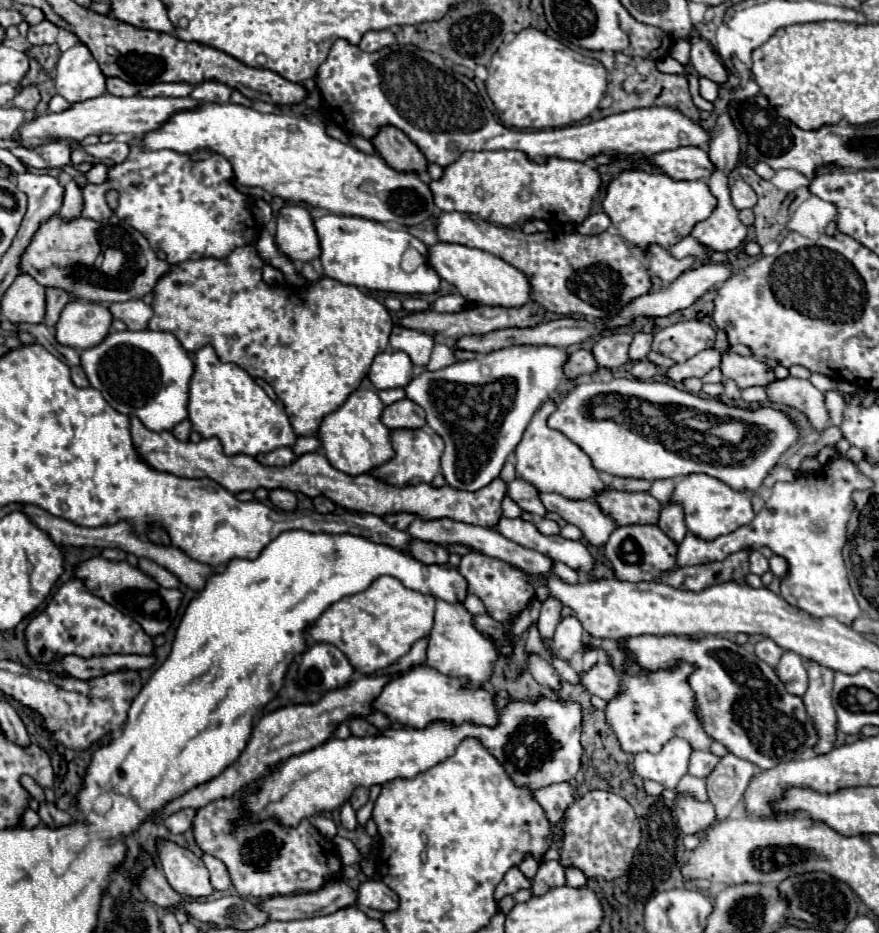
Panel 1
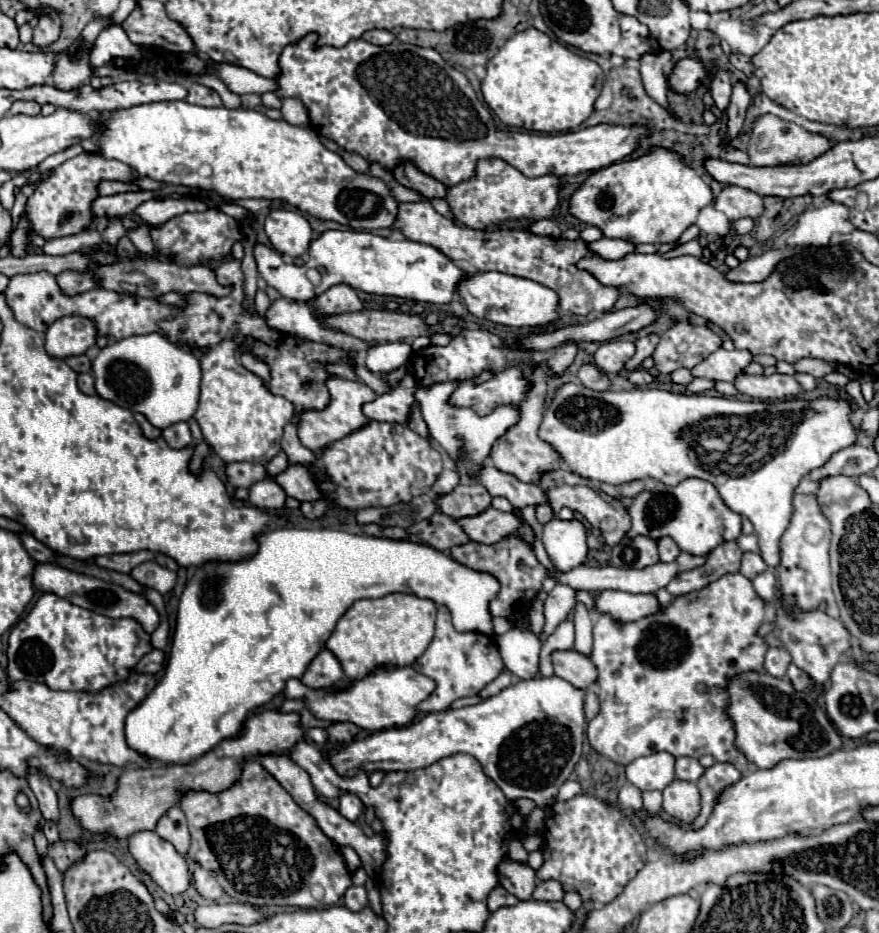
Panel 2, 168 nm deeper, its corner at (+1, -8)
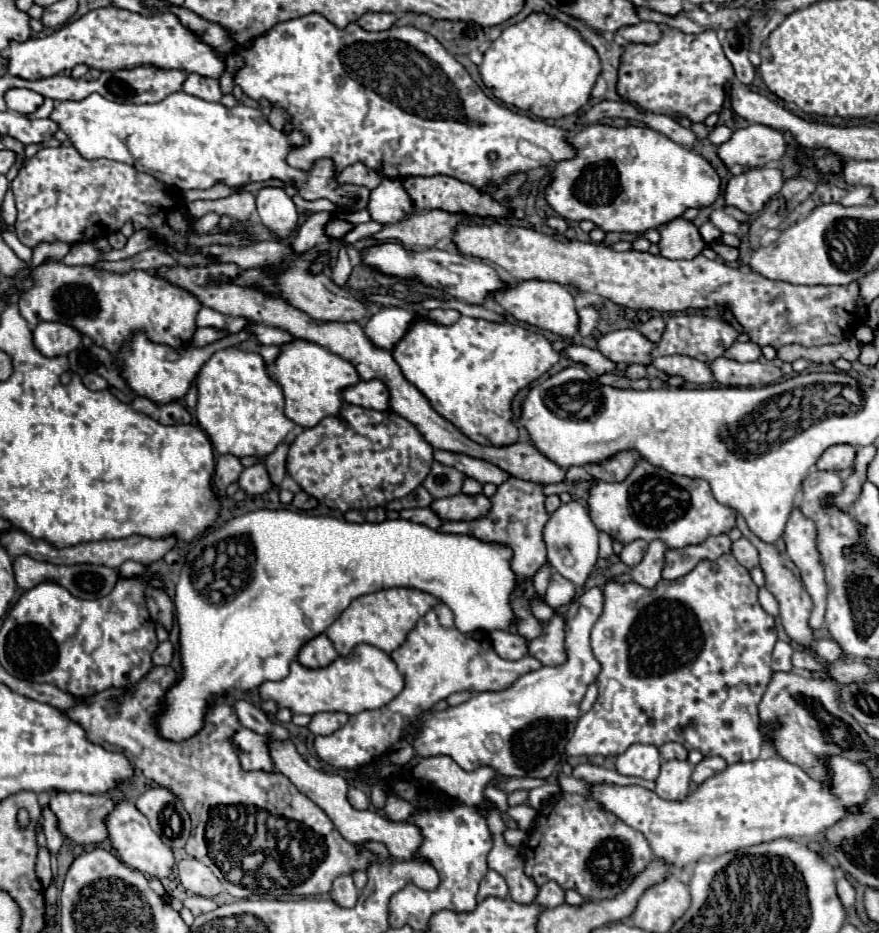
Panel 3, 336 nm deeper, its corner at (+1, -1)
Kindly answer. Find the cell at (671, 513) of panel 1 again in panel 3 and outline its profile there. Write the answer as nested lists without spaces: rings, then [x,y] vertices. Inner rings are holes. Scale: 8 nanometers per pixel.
[[[651,541],[643,561],[631,569],[631,579],[647,589],[653,589],[661,579],[665,551],[667,551],[667,547],[663,541]]]

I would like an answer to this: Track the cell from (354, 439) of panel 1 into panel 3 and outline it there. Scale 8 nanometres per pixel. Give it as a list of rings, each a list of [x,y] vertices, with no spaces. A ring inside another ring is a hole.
[[[301,339],[279,345],[279,355],[265,367],[269,371],[269,377],[283,389],[285,415],[301,427],[315,427],[323,417],[339,415],[343,405],[341,391],[359,383],[359,375],[349,361],[341,359],[321,345]]]

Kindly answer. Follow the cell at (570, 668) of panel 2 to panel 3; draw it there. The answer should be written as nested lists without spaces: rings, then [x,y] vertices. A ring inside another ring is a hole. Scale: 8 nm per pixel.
[[[561,613],[553,615],[553,619],[543,627],[545,635],[529,643],[527,655],[539,659],[543,665],[561,665],[567,657],[563,627],[565,627],[565,617]]]

